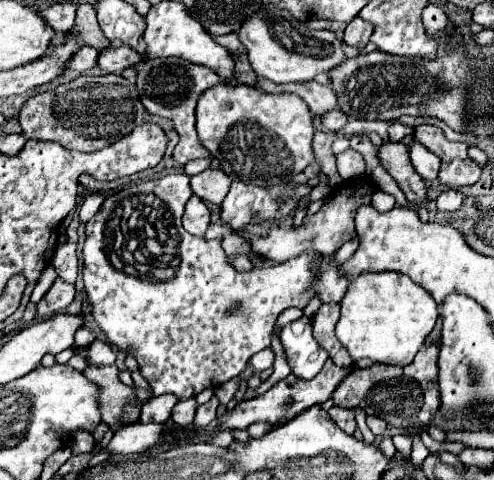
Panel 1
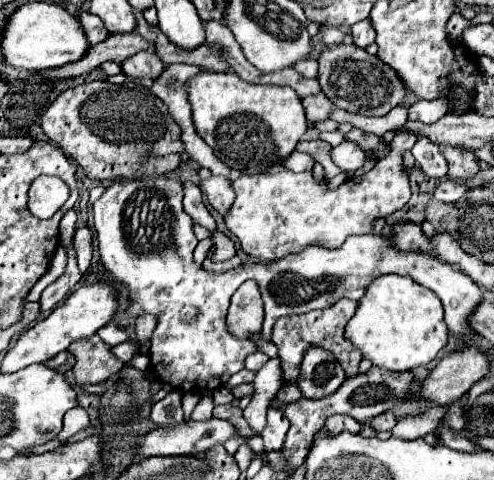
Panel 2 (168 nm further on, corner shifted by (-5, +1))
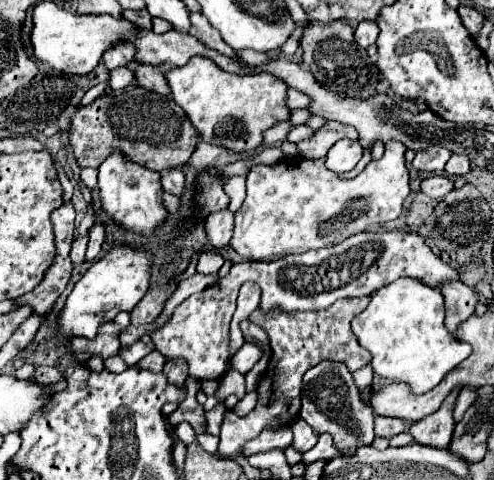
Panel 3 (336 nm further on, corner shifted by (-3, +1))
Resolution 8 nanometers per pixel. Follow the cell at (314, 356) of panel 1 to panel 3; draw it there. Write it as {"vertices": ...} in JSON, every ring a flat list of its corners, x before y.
{"vertices":[[321,361,303,375,299,415,311,425,313,431,335,435,335,445,339,447,339,451,351,451,351,447,371,445,371,441,375,439,373,409,371,405,361,401,359,389,355,387,345,363]]}

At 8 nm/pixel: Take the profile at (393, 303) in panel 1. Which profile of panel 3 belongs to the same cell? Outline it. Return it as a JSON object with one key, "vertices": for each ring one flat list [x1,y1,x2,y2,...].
{"vertices":[[401,277,371,295,367,309,351,321,351,329,357,341,371,353,371,367,377,375,403,381,413,393,421,395,439,385,449,371,471,355,467,343,449,335,443,319,443,295,417,279]]}

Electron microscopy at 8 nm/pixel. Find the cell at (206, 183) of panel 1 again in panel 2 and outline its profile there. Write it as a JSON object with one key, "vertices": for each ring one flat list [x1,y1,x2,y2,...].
{"vertices":[[211,177,207,181,201,181,199,185,203,189,203,193,207,195,209,205,221,215,225,217,229,213,229,207,233,205,235,199,235,191,231,187,231,183,225,177]]}

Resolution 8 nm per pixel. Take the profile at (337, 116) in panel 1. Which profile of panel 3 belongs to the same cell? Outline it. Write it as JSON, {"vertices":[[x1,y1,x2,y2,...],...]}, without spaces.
{"vertices":[[289,89,287,93,287,107,289,109,309,109,311,105,311,97,297,91,297,89]]}

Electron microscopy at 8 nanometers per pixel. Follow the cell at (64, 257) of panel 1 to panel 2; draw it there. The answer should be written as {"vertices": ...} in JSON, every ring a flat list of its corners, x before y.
{"vertices":[[89,227,77,229,73,241,75,241,75,251,77,251,79,269,81,269,81,271,87,271,87,267,91,265,91,257,93,257,93,235,91,235]]}

